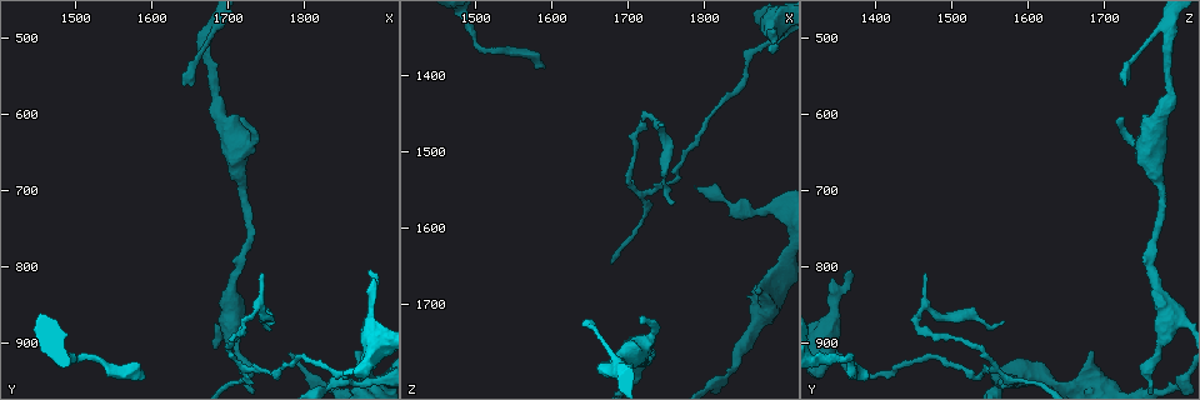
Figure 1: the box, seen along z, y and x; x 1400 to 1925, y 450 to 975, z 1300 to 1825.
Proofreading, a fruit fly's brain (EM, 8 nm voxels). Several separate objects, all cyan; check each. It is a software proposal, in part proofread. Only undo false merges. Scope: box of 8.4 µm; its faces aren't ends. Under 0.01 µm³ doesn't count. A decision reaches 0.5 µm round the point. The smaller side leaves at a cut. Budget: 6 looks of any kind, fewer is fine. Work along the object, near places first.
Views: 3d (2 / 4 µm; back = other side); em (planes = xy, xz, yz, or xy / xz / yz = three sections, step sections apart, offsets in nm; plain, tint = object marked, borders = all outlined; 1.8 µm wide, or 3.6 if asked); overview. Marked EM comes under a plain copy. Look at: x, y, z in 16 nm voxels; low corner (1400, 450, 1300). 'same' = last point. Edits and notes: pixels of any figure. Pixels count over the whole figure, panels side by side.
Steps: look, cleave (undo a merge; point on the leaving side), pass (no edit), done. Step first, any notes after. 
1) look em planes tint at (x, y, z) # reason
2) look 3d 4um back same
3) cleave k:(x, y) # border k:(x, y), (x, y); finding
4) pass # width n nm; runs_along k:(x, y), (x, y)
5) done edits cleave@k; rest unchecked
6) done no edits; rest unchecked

look em xy step 8 tint at (1730, 860, 1455) # abrupt turn

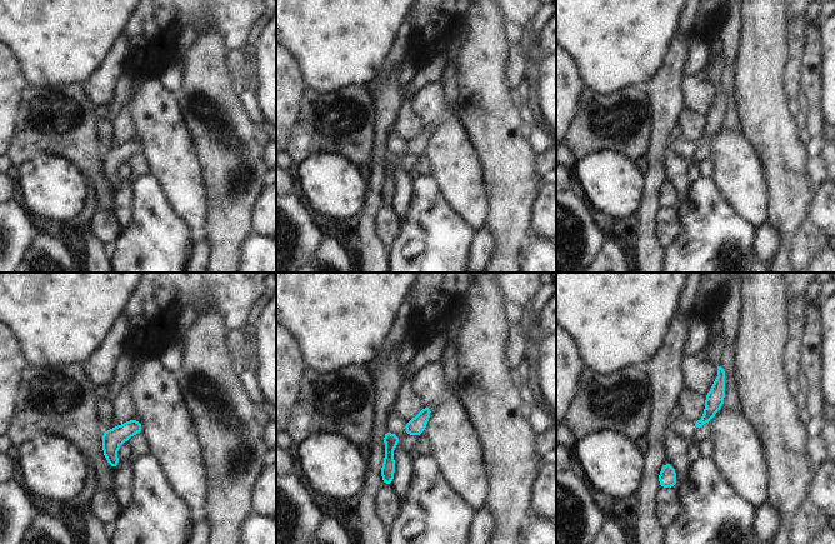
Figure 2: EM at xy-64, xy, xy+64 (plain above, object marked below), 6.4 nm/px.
look em planes tint same # cut it another way

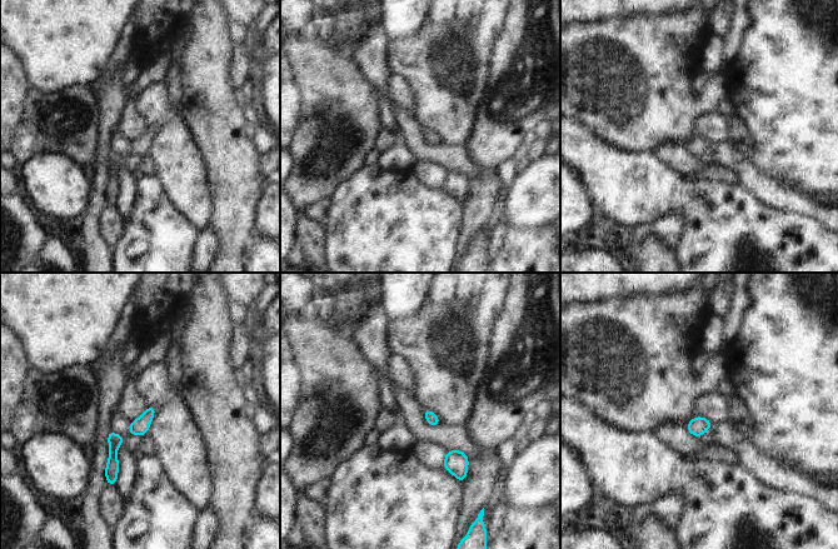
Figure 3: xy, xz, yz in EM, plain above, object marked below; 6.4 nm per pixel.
pass # width 80 nm; all the same cell

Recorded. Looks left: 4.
look em xy step 4 tint at (1725, 930, 1550) # three arms meet

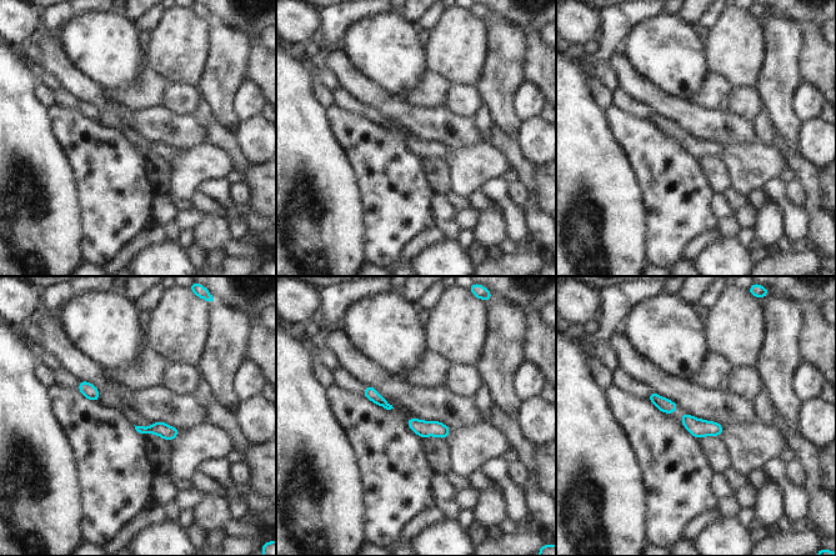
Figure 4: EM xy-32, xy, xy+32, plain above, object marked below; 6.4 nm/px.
pass # all the same cell

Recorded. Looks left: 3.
look em yz step 8 tint at (1680, 490, 1780) # side arm on a straight run

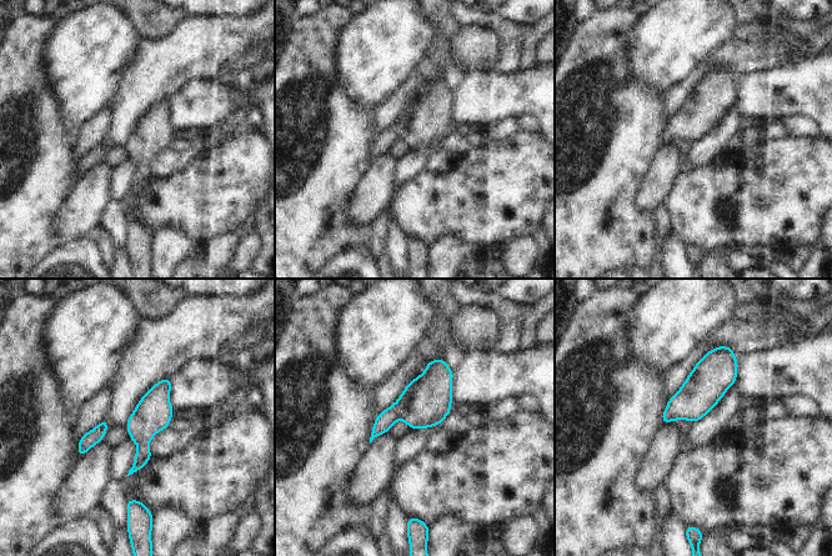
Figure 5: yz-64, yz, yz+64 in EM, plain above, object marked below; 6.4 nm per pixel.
look em planes tint same

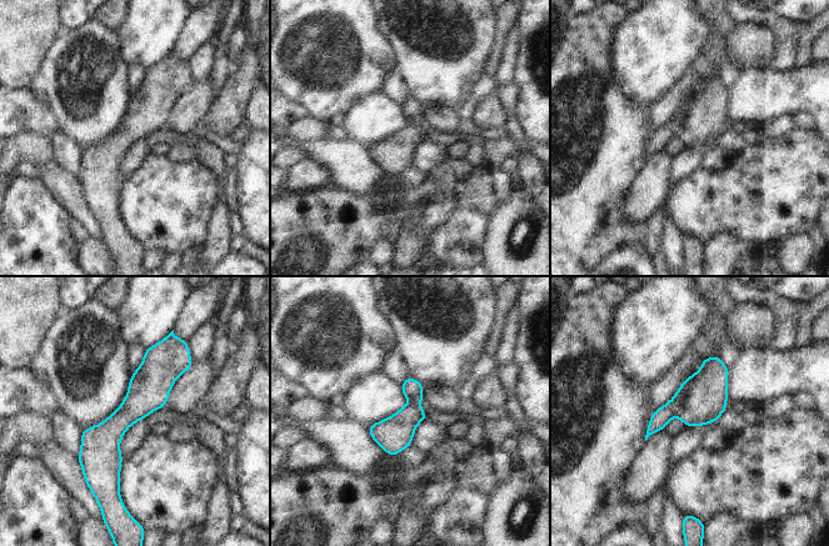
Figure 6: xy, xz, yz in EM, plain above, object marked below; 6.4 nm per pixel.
pass # runs_along 6:(159, 347), (109, 432), (116, 490); continuous, no second cell

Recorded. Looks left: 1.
done no edits; rest unchecked

